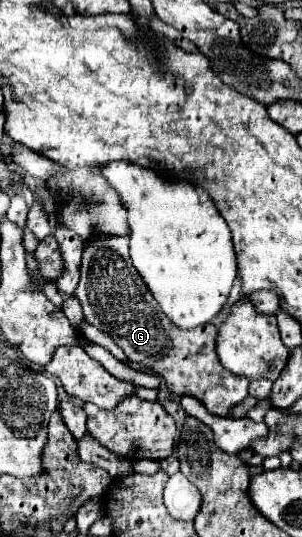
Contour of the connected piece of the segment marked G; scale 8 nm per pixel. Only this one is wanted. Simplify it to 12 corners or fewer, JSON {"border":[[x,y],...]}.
{"border":[[93,231],[75,297],[175,395],[229,415],[249,379],[225,371],[217,327],[181,331],[129,257]]}

